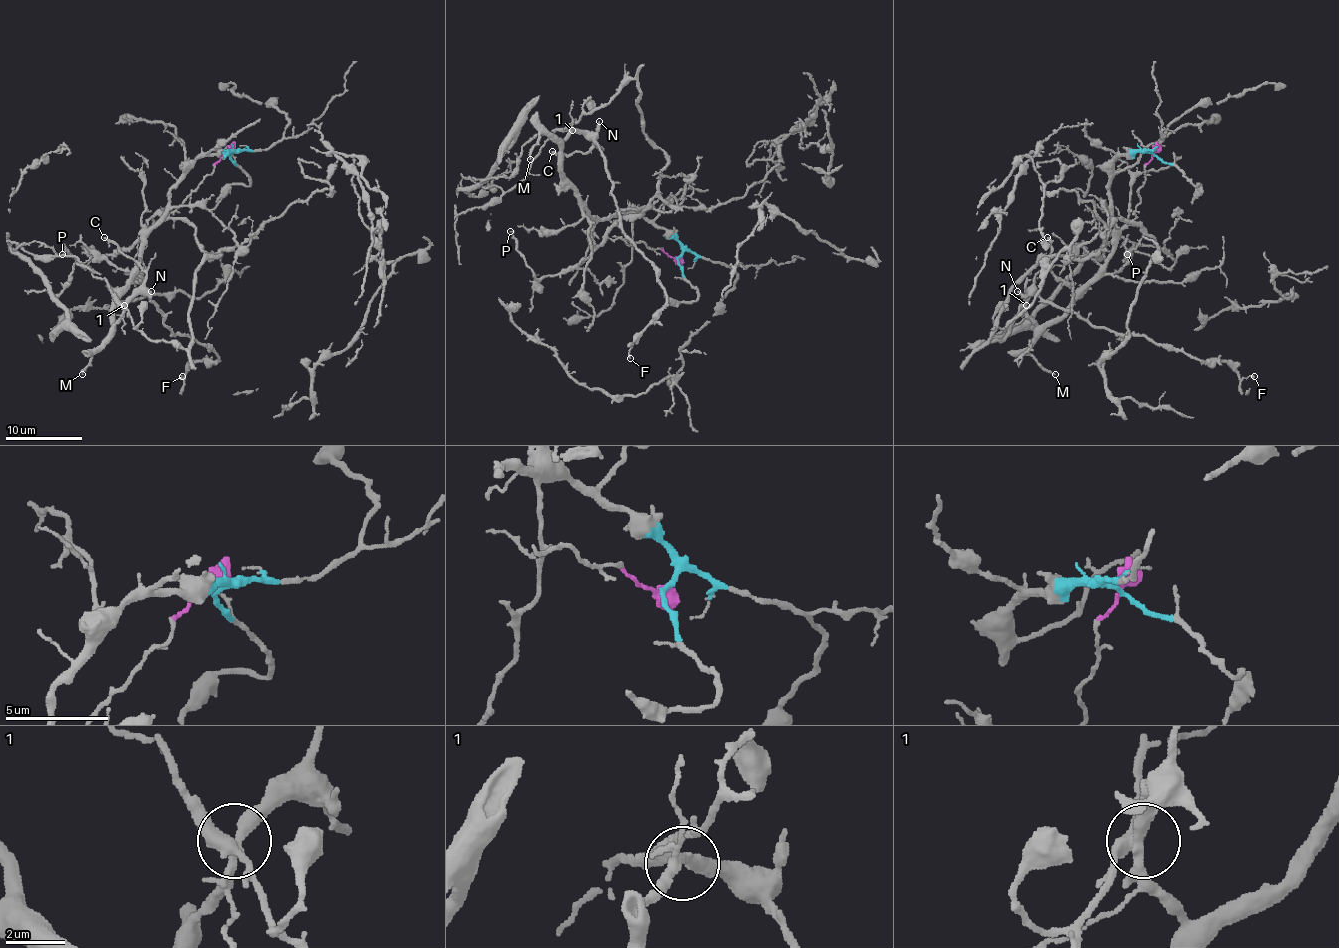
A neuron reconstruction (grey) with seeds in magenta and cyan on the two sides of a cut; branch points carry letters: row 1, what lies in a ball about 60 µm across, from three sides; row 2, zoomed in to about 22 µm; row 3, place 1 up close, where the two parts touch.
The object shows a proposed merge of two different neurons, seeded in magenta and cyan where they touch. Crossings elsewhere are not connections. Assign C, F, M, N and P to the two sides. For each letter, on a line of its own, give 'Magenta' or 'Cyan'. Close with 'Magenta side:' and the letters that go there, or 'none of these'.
C: Cyan
F: Cyan
M: Cyan
N: Cyan
P: Magenta
Magenta side: P

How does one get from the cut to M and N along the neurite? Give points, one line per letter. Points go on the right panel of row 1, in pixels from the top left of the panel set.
M: (1153, 152), (1120, 154), (1113, 162), (1109, 212), (1114, 239), (1107, 267), (1044, 330), (1028, 352), (1055, 374)
N: (1153, 152), (1113, 162), (1107, 267), (1061, 317), (1040, 325), (1026, 311), (1028, 294), (1017, 290)

